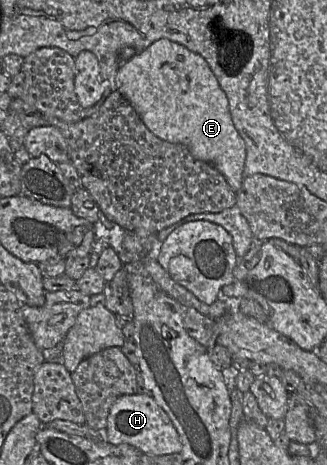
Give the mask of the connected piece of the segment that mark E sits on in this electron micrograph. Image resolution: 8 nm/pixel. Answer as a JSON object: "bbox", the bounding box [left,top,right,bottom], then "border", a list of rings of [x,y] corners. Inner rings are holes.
{"bbox":[116,38,246,193],"border":[[[166,38],[158,39],[129,61],[121,63],[116,85],[154,135],[164,141],[186,146],[196,159],[220,171],[236,193],[240,190],[245,178],[246,145],[234,126],[227,95],[202,56]]]}

